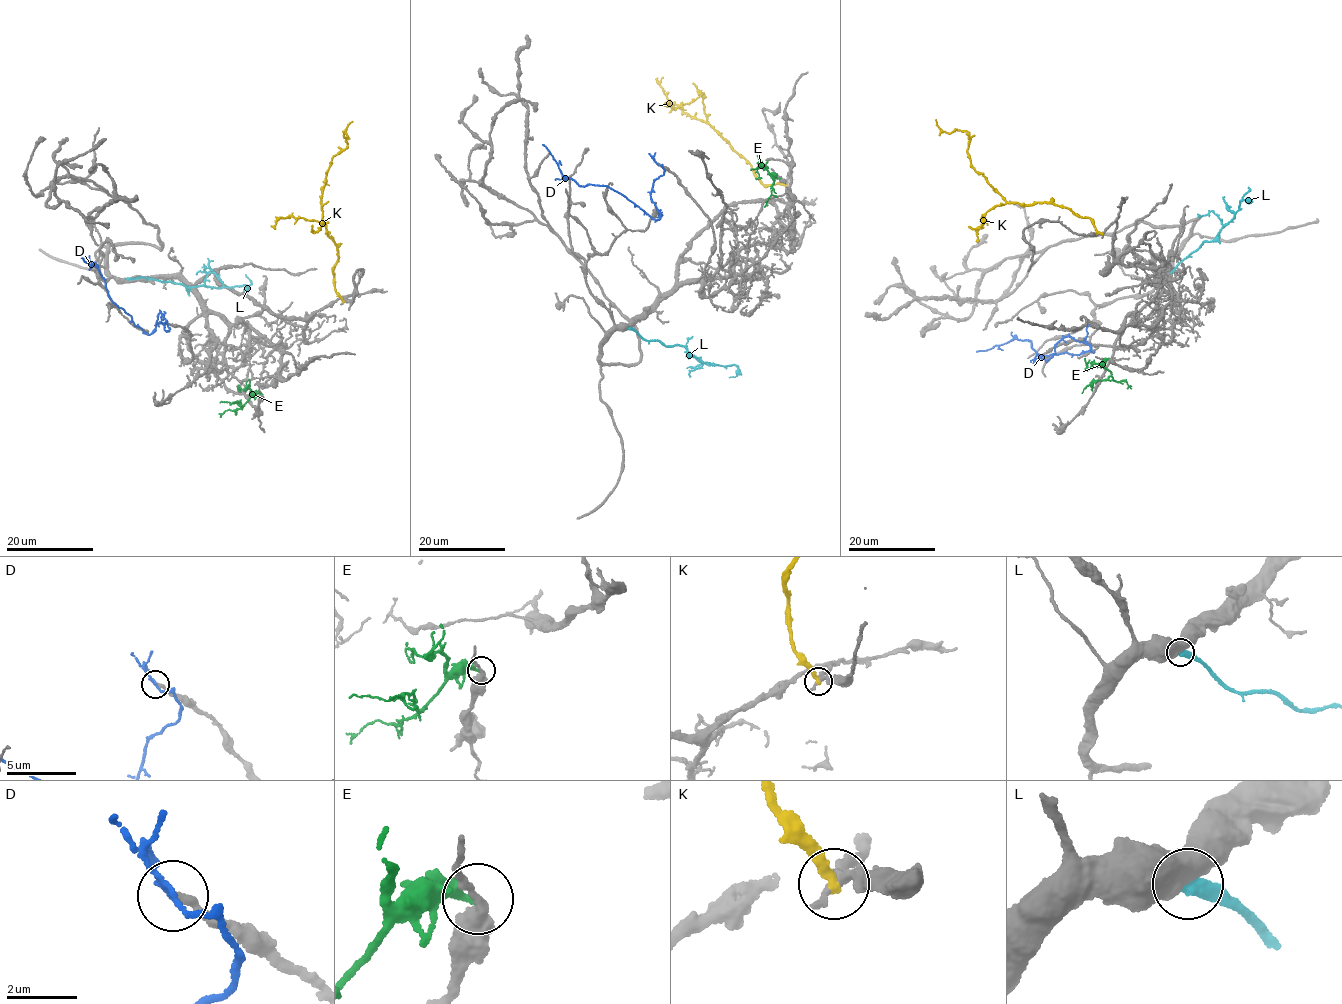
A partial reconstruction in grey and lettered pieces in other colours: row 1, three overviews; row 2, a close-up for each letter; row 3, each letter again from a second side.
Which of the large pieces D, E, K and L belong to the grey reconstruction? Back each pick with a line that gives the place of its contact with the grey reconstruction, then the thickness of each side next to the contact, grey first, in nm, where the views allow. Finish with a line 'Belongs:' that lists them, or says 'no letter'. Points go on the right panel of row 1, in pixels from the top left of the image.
Belongs: no letter

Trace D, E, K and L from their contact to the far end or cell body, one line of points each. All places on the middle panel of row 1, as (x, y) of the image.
D: (656, 163), (664, 170), (651, 195), (661, 214), (657, 220), (610, 188), (582, 186), (563, 177), (542, 144)
E: (779, 178), (774, 176), (774, 182), (762, 165), (751, 170)
K: (786, 185), (763, 184), (750, 163), (718, 132), (689, 116), (674, 103), (669, 103), (673, 103), (657, 78)
L: (628, 327), (637, 331), (642, 339), (685, 347), (699, 360), (715, 365), (736, 366), (735, 376), (729, 377)

